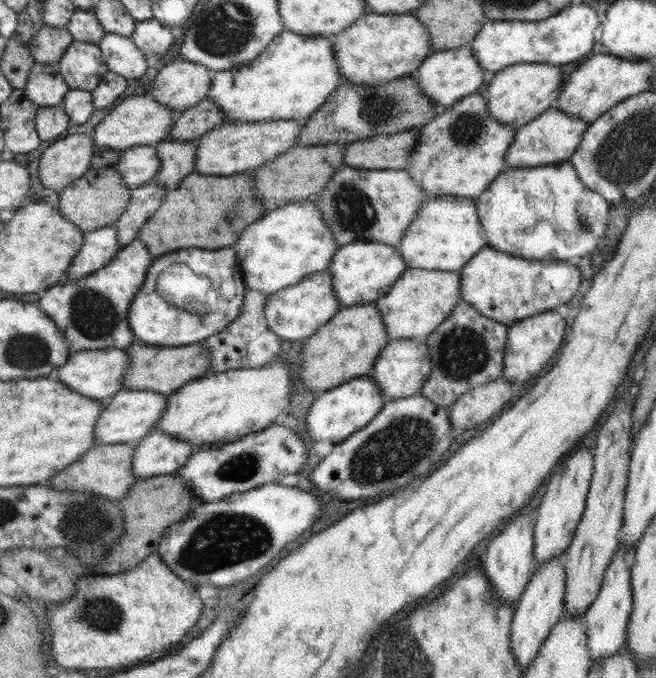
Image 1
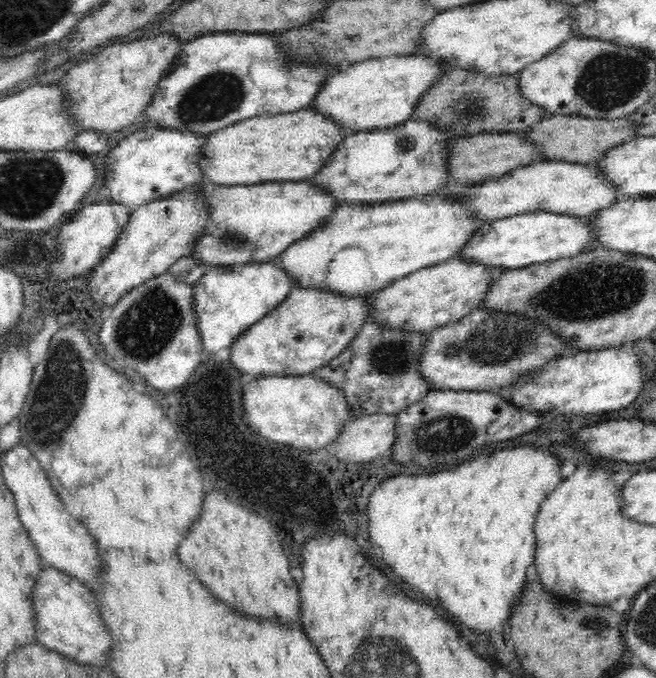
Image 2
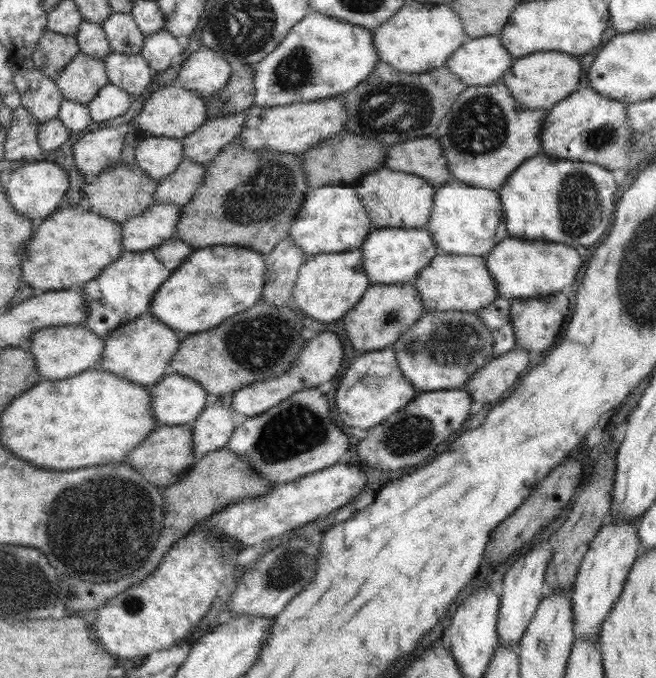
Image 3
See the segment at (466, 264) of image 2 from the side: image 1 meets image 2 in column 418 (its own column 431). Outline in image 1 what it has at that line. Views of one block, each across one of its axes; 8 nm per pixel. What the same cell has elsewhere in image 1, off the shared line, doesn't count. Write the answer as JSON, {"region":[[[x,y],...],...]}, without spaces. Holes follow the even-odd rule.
{"region":[[[410,268],[396,279],[389,291],[374,302],[390,339],[425,340],[448,316],[461,300],[459,271],[435,271]]]}

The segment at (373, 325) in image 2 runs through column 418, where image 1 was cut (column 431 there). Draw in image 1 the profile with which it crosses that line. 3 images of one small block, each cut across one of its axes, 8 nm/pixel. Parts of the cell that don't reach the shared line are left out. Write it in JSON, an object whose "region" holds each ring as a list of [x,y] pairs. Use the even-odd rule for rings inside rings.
{"region":[[[461,299],[454,306],[448,318],[424,340],[429,350],[432,369],[430,369],[431,373],[421,388],[421,395],[434,404],[448,409],[460,395],[468,392],[471,388],[499,379],[503,376],[504,371],[506,341],[507,325],[482,316],[480,312],[476,312],[476,308],[472,308],[470,304],[466,304]]]}

